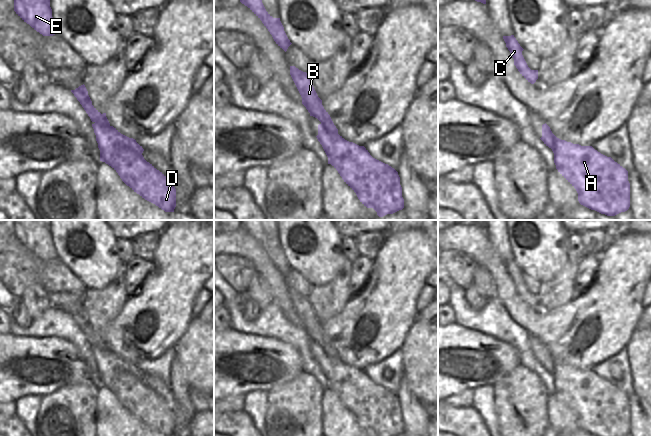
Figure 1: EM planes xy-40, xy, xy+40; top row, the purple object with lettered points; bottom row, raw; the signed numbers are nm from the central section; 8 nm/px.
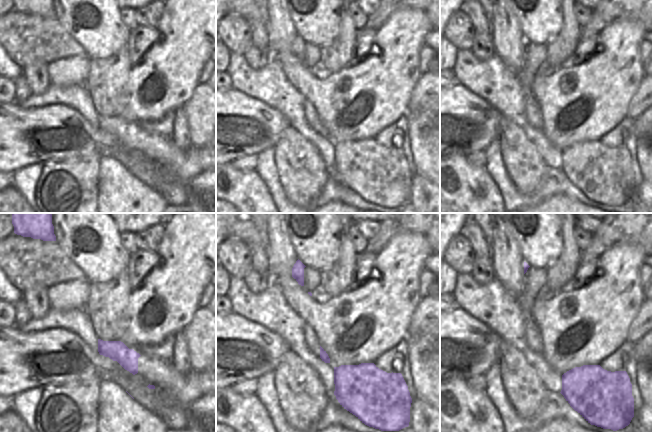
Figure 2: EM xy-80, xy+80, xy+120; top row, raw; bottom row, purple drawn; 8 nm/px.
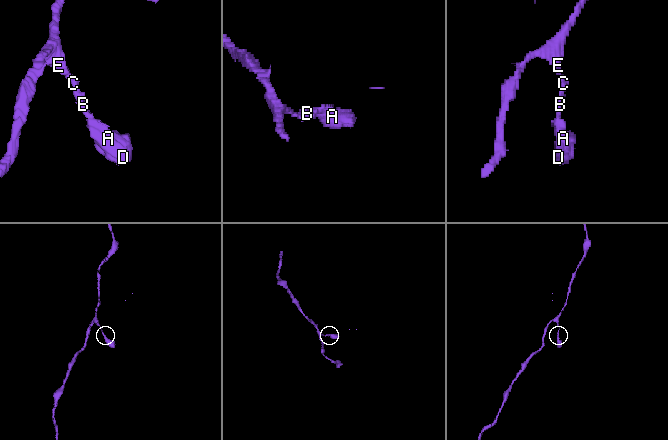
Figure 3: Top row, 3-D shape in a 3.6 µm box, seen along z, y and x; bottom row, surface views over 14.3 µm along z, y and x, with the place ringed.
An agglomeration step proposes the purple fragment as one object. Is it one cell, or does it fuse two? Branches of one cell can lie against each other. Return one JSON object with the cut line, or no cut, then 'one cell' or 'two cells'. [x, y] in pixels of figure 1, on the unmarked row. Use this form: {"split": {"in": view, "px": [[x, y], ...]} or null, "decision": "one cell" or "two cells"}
{"split": null, "decision": "one cell"}

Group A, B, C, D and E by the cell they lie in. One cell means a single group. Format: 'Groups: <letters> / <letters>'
Groups: A B C D E

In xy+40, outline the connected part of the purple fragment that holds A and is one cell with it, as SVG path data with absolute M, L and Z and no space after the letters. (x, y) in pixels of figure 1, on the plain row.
M545 347L540 362L554 377L558 396L576 413L581 429L597 436L625 436L630 431L628 395L592 370L557 362Z

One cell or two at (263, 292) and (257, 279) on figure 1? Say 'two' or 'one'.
one

